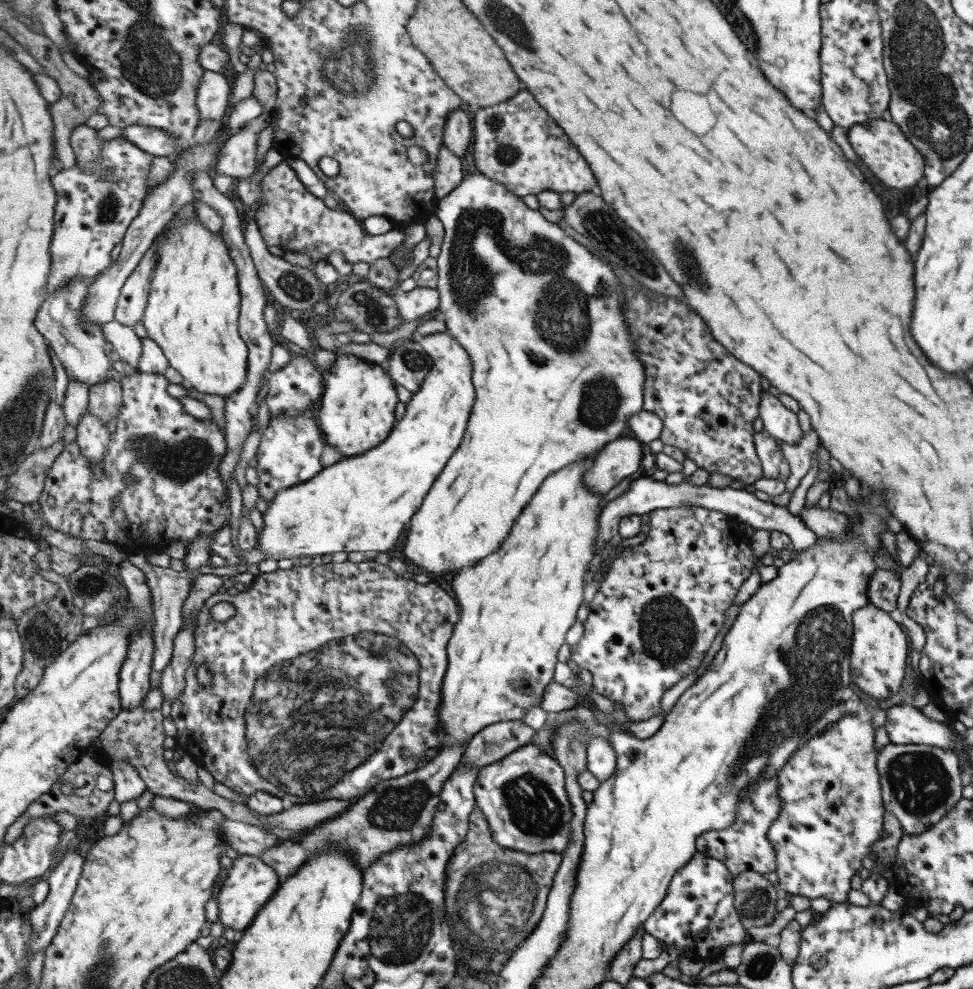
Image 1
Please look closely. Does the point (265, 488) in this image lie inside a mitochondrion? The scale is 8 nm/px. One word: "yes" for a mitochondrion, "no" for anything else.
no

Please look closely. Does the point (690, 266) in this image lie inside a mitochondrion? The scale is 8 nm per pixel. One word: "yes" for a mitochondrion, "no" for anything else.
yes

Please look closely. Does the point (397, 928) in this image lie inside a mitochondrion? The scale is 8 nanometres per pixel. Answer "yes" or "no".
yes

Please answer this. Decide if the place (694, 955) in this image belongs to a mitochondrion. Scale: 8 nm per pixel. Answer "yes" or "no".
no

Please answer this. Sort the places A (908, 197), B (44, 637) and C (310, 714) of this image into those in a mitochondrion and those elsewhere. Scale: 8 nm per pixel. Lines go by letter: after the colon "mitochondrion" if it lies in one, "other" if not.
A: other
B: mitochondrion
C: mitochondrion

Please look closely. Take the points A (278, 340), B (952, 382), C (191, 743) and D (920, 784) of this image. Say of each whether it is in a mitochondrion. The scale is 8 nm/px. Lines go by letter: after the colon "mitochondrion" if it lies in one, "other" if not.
A: other
B: other
C: other
D: mitochondrion

